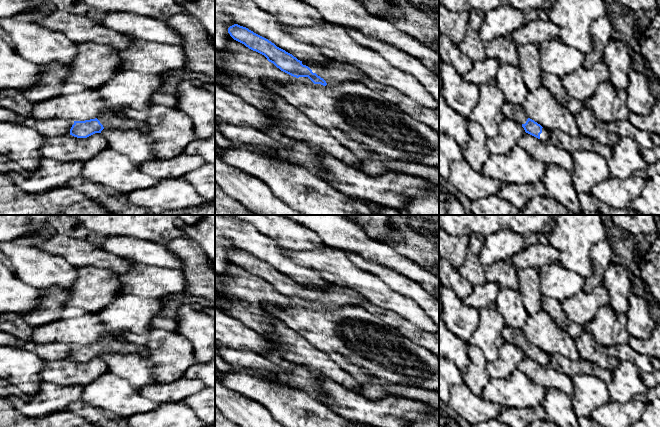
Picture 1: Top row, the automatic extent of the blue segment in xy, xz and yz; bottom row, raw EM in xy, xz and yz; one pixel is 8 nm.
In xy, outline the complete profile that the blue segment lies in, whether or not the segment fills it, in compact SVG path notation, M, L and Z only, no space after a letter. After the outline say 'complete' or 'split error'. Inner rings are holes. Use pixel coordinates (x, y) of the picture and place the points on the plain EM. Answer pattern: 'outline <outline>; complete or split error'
outline M106 335L95 343L74 345L70 353L70 359L77 362L87 362L95 357L101 357L103 353L137 354L144 358L148 356L146 346L128 341L120 341Z; split error

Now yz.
outline M505 326L502 330L505 342L521 348L525 356L538 362L543 367L548 367L550 355L543 352L540 348L527 341L523 331L518 328Z; split error

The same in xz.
outline M238 248L230 250L228 257L234 264L264 279L281 295L296 302L308 301L314 308L332 310L340 306L361 306L366 300L357 292L334 284L330 284L326 289L302 286L268 263Z; split error

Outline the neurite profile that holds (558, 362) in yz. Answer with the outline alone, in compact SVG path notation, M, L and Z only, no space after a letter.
M560 354L550 355L548 368L564 373L569 377L574 375L593 375L606 383L609 383L612 379L610 369L603 368L584 359L572 361Z

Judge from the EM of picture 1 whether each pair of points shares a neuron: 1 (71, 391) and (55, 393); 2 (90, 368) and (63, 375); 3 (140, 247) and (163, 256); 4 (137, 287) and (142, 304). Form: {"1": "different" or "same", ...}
{"1": "same", "2": "same", "3": "same", "4": "different"}

